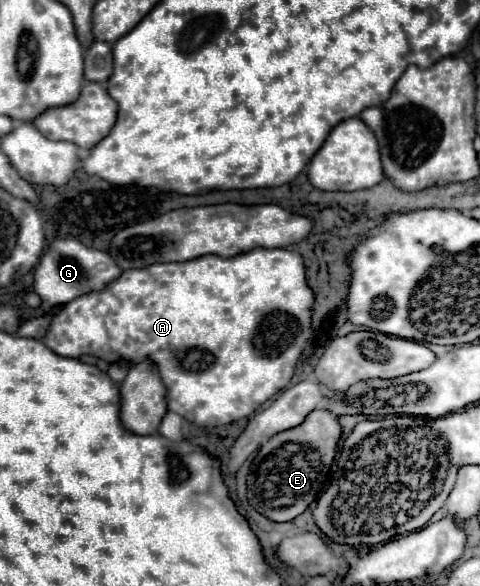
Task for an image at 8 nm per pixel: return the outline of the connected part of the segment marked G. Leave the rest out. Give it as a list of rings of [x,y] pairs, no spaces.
[[[53,238],[35,268],[35,292],[43,298],[41,308],[49,312],[55,304],[67,304],[83,294],[89,294],[91,290],[103,290],[103,286],[119,278],[121,272],[123,270],[115,266],[115,260],[107,252],[89,248],[73,238]]]

